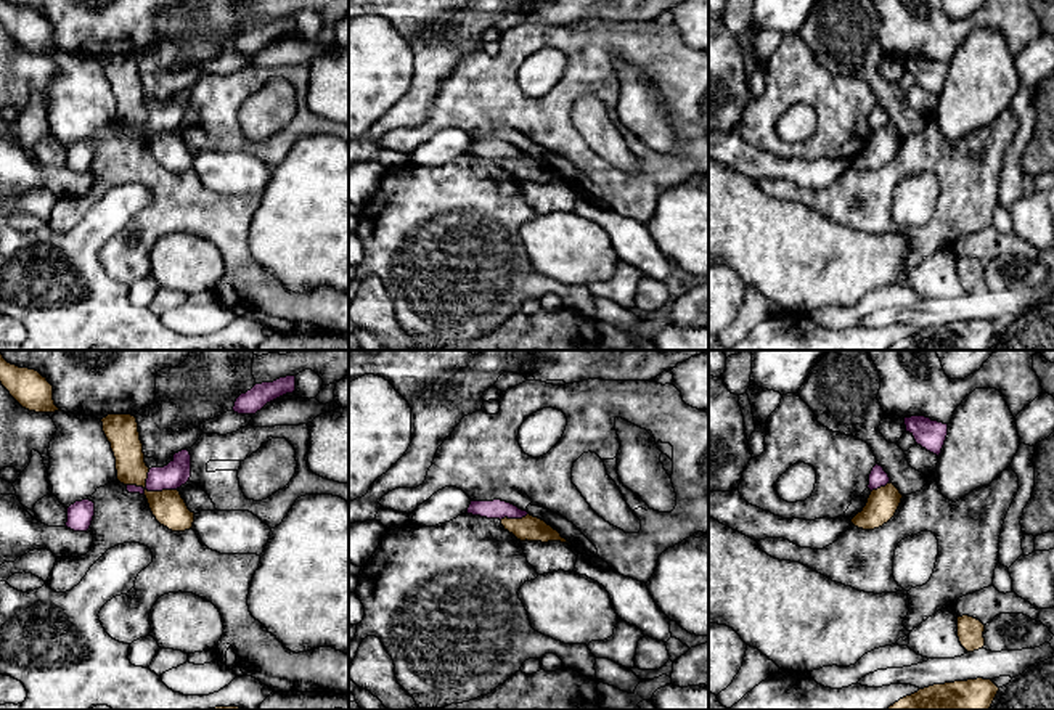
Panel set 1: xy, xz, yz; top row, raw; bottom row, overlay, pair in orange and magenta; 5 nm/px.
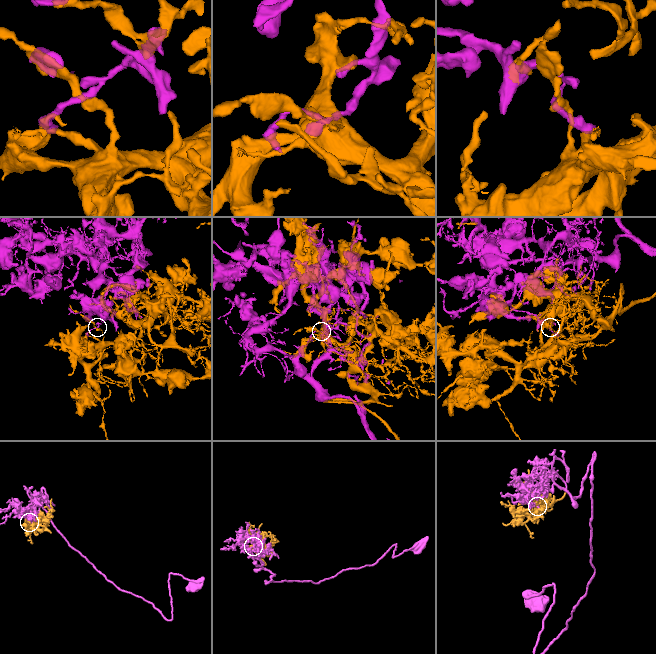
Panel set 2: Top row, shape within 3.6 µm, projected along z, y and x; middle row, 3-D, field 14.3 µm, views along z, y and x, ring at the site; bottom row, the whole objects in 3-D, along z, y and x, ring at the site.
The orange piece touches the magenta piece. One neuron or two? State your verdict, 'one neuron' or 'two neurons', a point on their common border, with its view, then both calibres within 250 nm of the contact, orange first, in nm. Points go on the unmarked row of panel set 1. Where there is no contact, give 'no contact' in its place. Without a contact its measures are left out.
one neuron; meets orange in xy at (151, 132); 170 nm thick on the orange side, 140 nm on the other

